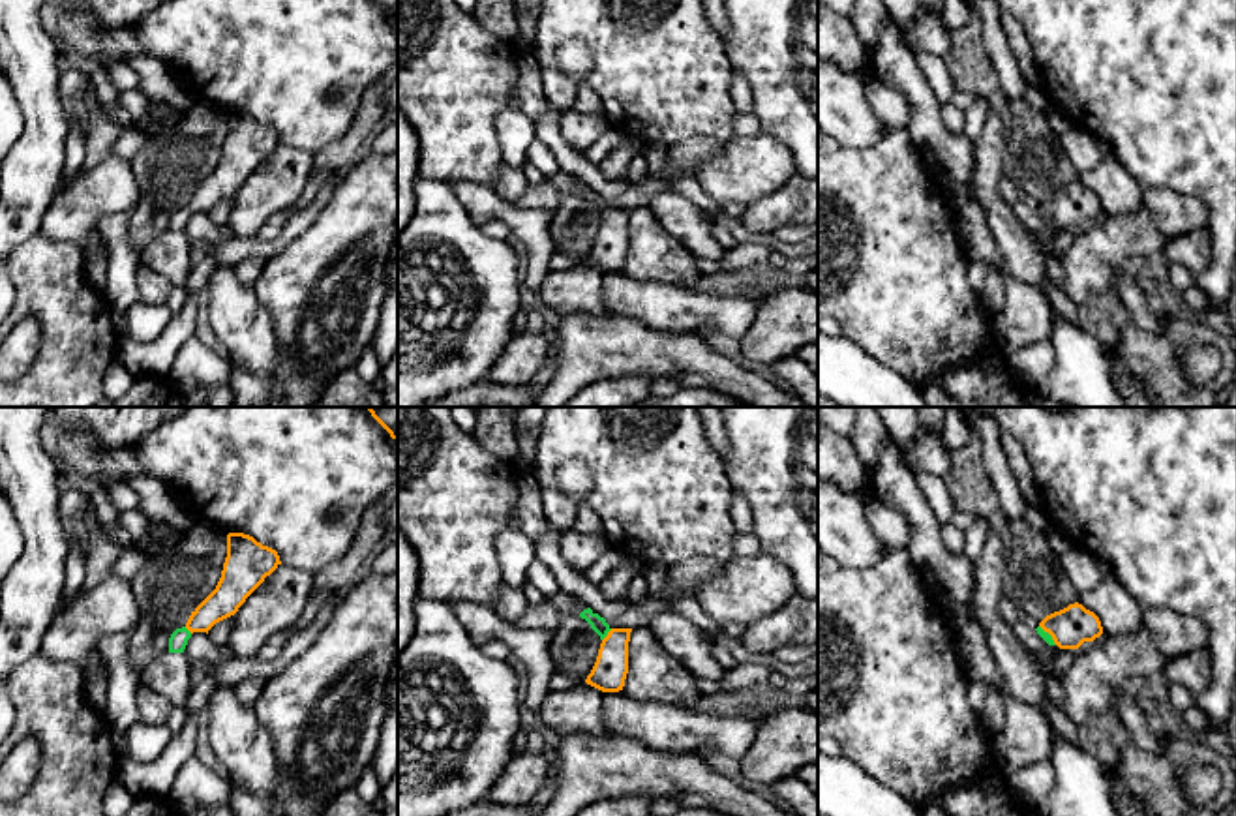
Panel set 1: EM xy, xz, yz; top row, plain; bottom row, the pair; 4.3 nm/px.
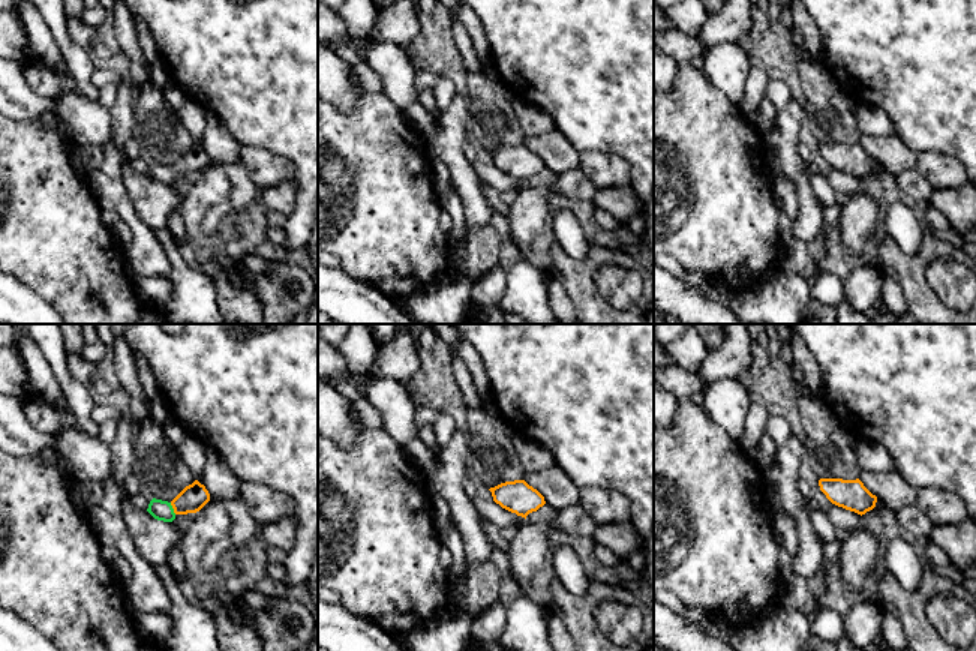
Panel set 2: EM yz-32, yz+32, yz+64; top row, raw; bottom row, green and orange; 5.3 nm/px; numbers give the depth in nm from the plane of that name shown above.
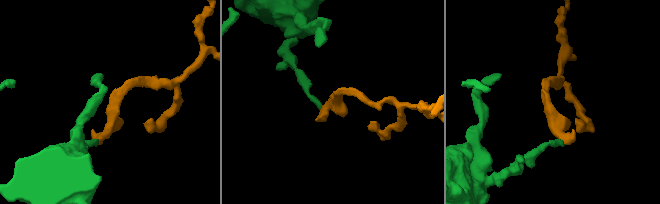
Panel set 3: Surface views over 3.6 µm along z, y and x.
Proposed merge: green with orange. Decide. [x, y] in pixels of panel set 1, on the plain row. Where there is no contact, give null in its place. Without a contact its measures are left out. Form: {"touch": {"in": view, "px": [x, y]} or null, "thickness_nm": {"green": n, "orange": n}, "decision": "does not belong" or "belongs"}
{"touch": {"in": "xz", "px": [606, 214]}, "thickness_nm": {"green": 70, "orange": 150}, "decision": "belongs"}

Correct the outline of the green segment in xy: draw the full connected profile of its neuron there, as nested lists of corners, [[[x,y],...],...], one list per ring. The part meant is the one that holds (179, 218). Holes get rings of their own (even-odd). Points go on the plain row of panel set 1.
[[[244,113],[227,114],[227,137],[216,169],[169,218],[169,233],[184,233],[193,212],[206,212],[234,195],[246,178],[281,144],[276,129]]]

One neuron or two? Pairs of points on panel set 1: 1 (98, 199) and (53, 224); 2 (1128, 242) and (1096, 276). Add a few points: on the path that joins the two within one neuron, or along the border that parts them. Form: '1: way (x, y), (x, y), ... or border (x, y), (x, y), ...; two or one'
1: way (87, 199), (64, 220); one
2: way (1120, 250), (1101, 269); one

